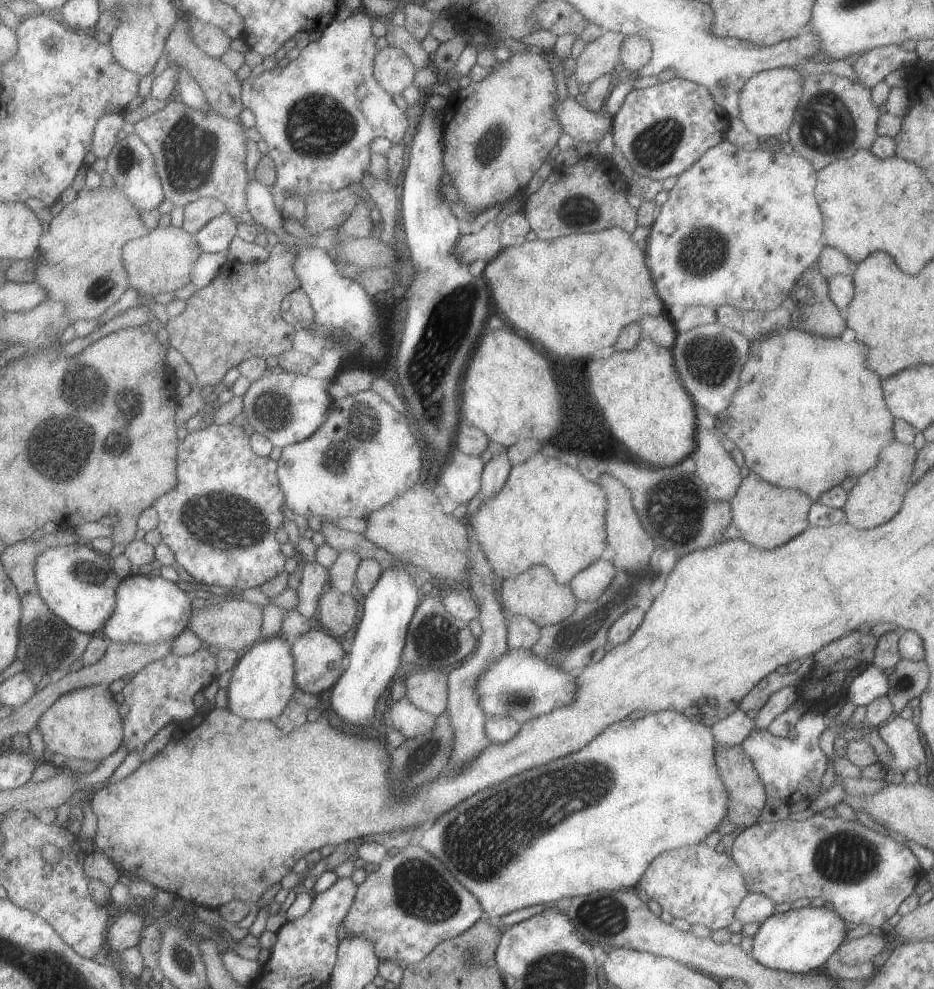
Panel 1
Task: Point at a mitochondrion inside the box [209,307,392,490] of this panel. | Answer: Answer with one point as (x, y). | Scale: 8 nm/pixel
(363, 423)

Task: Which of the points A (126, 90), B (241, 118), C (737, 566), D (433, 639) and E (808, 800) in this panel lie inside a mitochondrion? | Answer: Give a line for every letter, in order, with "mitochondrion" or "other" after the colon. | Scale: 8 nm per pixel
A: other
B: other
C: other
D: mitochondrion
E: other

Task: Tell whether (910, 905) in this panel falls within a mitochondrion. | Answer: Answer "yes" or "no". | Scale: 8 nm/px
no

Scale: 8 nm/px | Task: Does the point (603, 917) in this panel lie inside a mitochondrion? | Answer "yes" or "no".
yes

